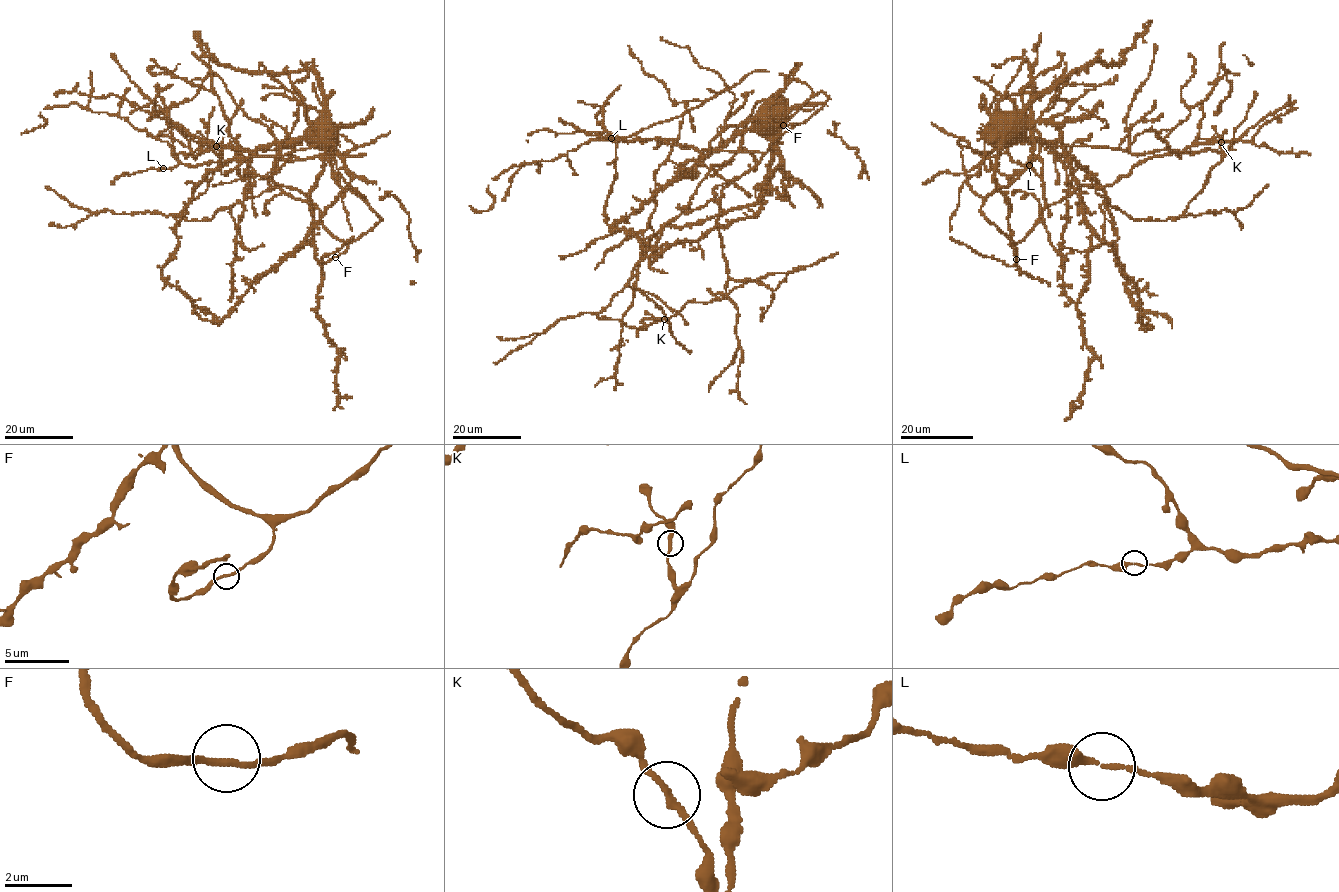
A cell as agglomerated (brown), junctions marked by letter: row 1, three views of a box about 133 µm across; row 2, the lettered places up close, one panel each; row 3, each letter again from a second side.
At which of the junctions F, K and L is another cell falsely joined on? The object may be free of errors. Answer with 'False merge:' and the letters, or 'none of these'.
False merge: none of these

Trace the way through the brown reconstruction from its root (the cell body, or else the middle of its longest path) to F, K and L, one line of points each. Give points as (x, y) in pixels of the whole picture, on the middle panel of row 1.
F: (769, 112), (798, 105), (799, 109), (814, 95), (824, 92), (824, 104), (806, 120), (783, 125)
K: (769, 112), (827, 97), (718, 199), (663, 226), (629, 281), (663, 319)
L: (769, 112), (799, 109), (821, 92), (827, 97), (766, 152), (611, 138)

